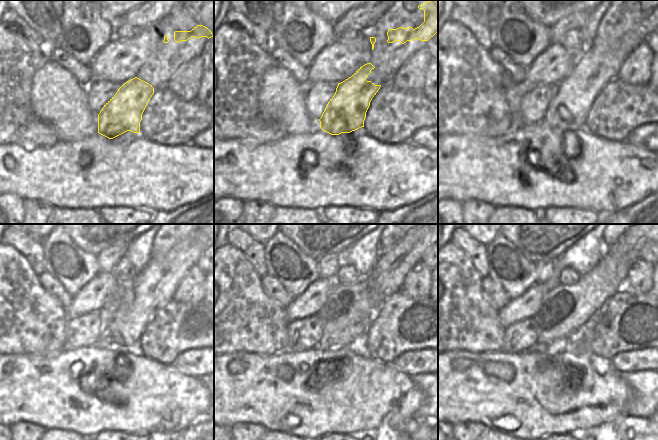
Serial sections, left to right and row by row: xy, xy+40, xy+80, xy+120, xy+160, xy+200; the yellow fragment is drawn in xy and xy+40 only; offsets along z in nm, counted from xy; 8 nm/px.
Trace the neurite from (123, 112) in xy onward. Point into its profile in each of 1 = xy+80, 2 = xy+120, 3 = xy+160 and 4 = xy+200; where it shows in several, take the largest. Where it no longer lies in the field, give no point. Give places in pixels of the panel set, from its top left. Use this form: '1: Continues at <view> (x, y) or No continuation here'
1: Continues at xy+80 (569, 109)
2: Continues at xy+120 (123, 333)
3: Continues at xy+160 (352, 334)
4: Continues at xy+200 (625, 252).

